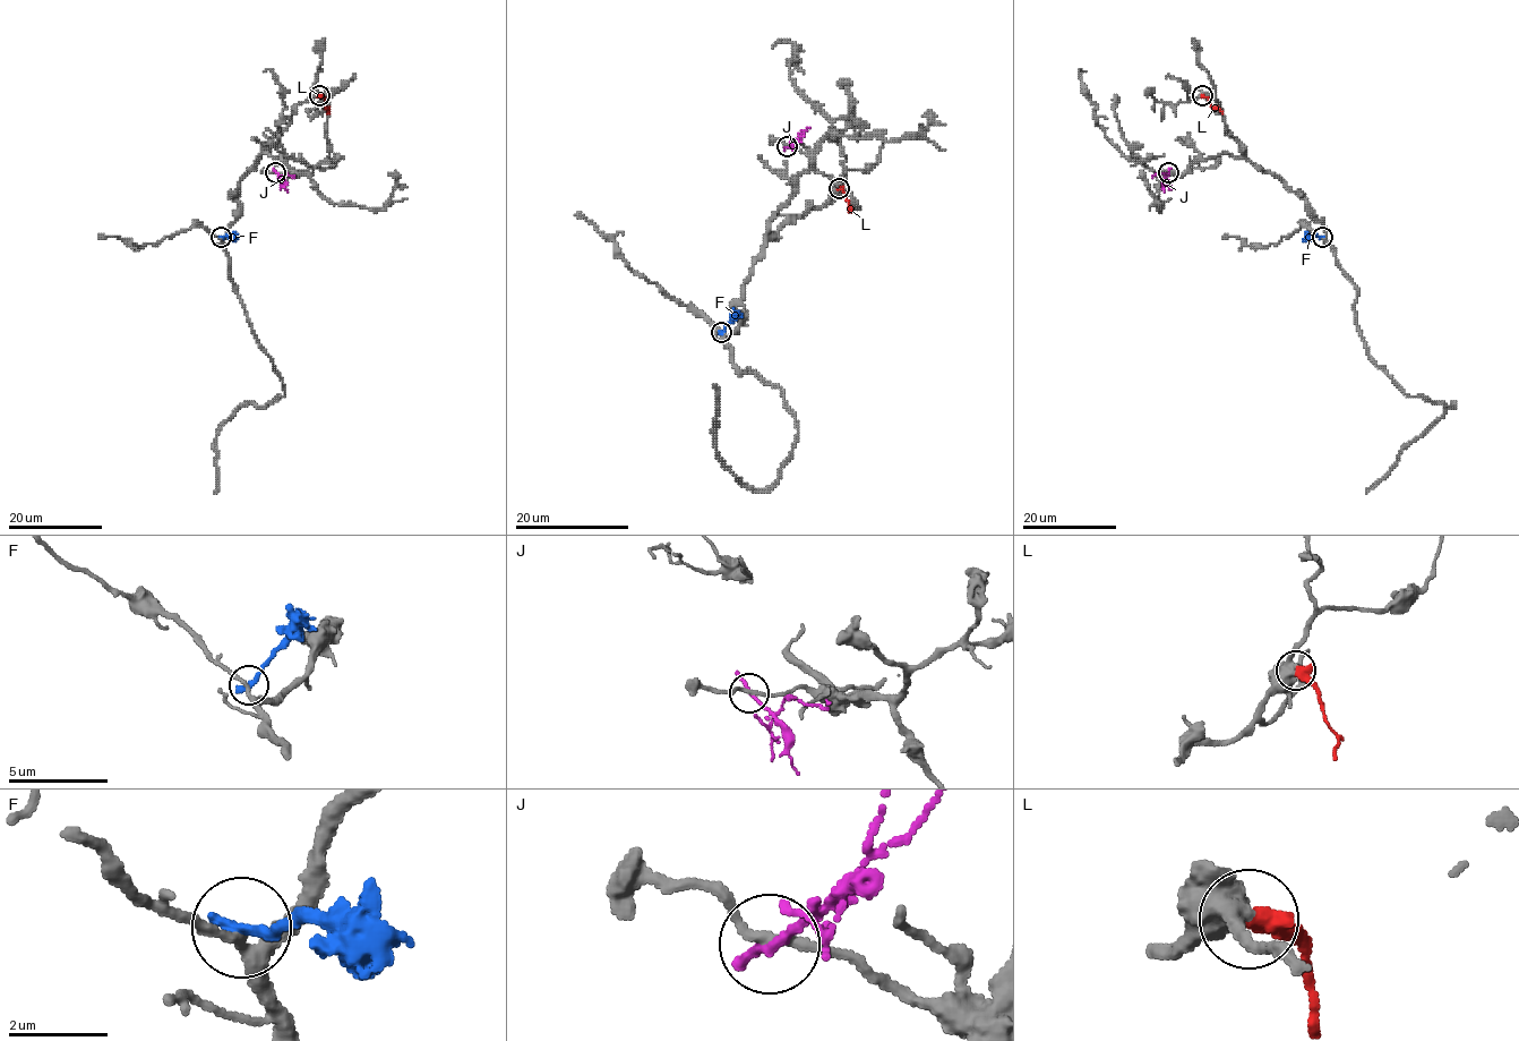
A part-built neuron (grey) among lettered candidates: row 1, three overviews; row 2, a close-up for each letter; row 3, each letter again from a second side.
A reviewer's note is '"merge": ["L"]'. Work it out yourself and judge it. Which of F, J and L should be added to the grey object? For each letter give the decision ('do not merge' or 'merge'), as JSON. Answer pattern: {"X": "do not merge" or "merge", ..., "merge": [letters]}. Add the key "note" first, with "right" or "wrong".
{"note": "right", "F": "do not merge", "J": "do not merge", "L": "merge", "merge": ["L"]}

